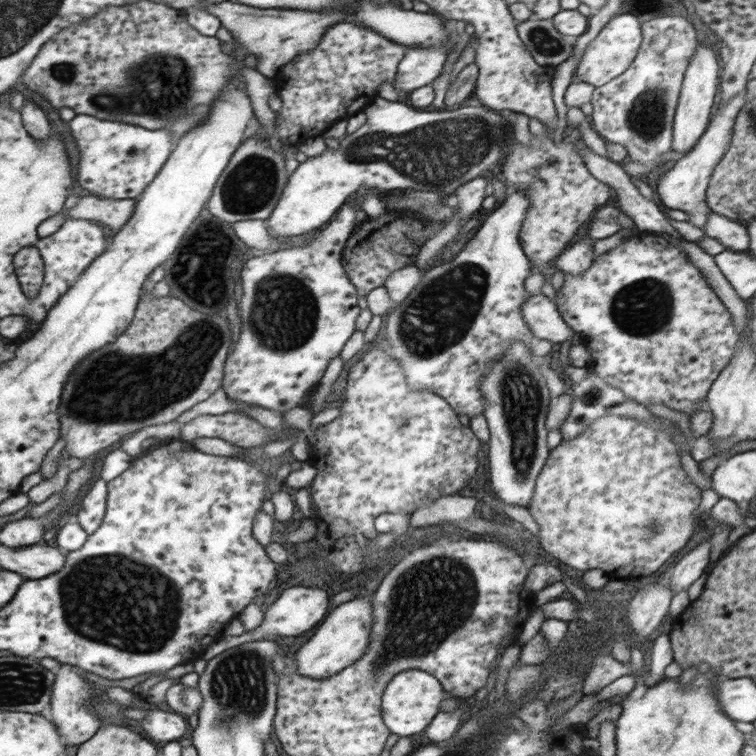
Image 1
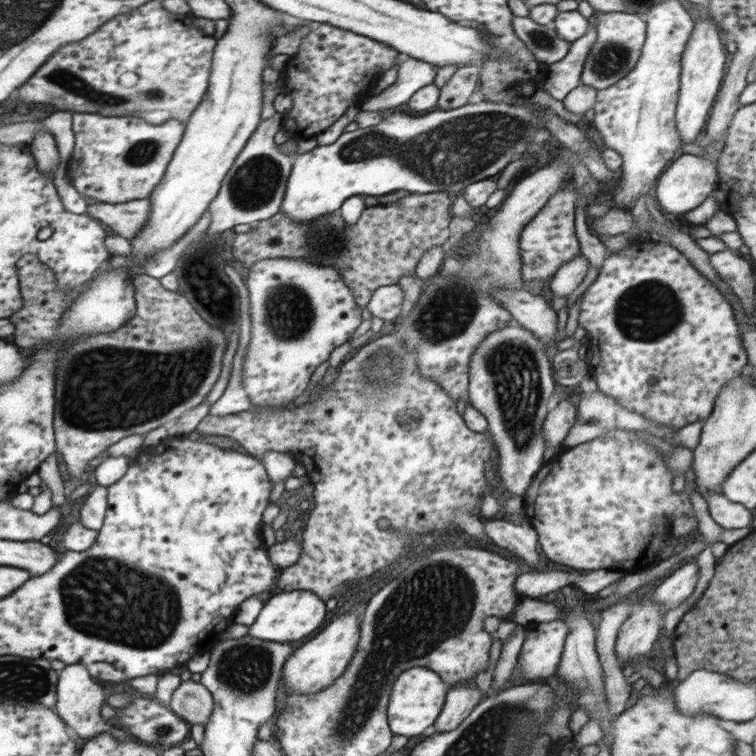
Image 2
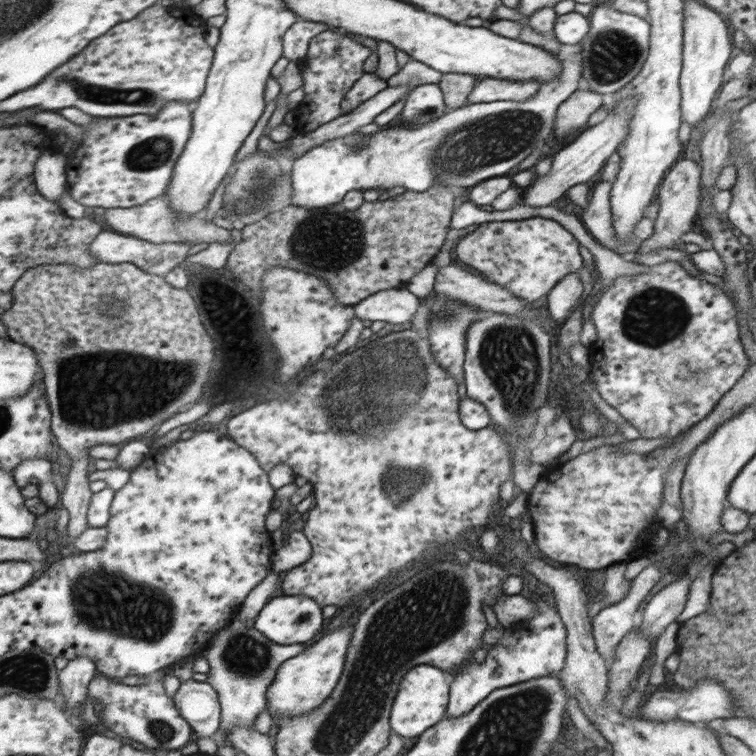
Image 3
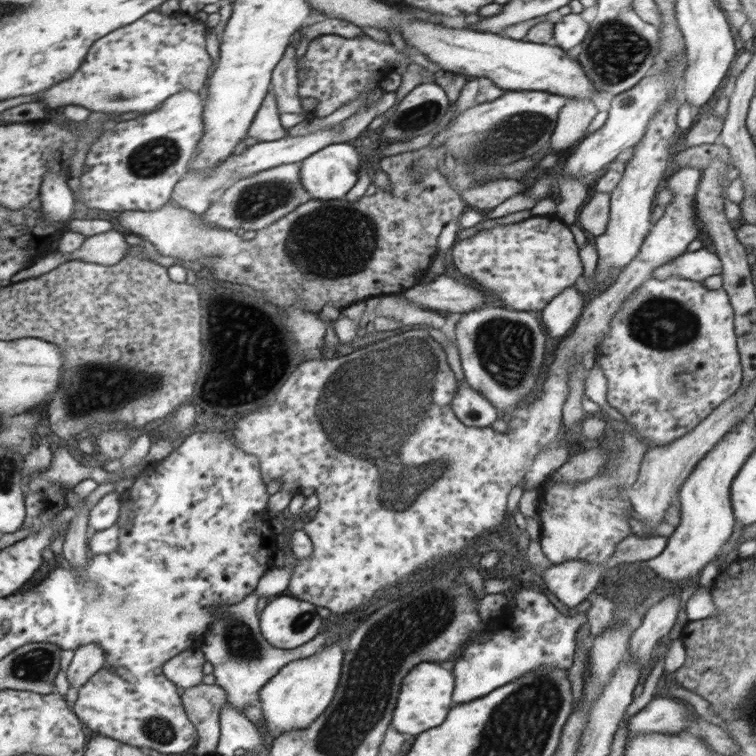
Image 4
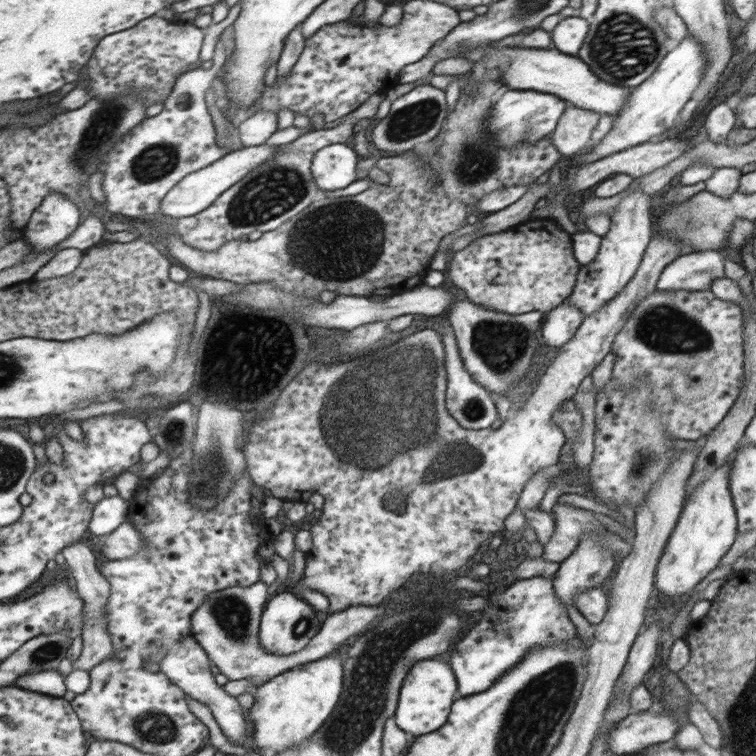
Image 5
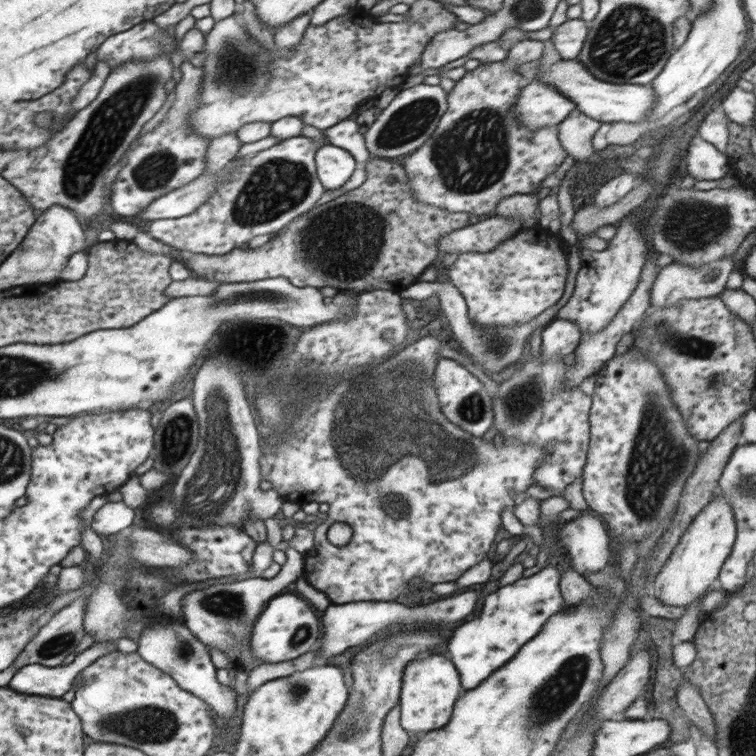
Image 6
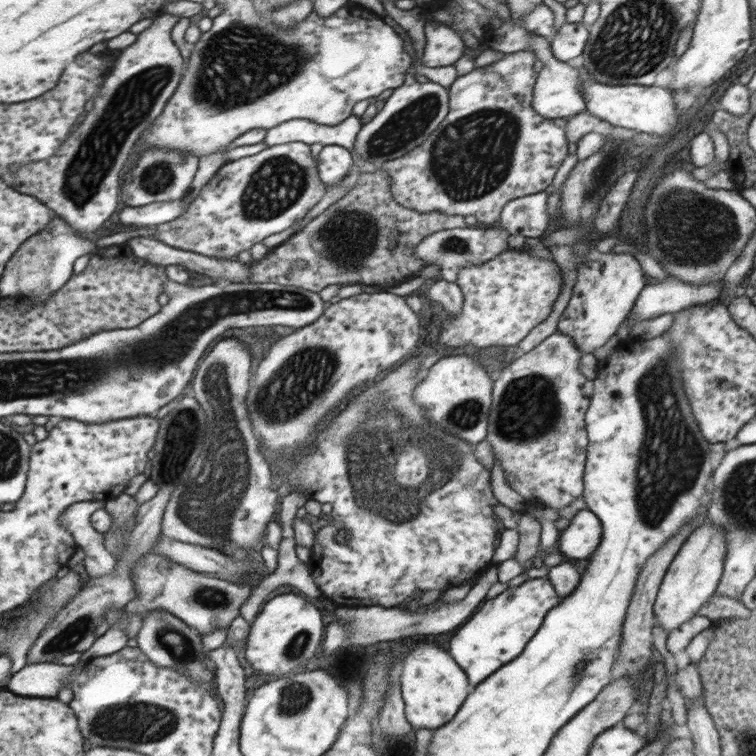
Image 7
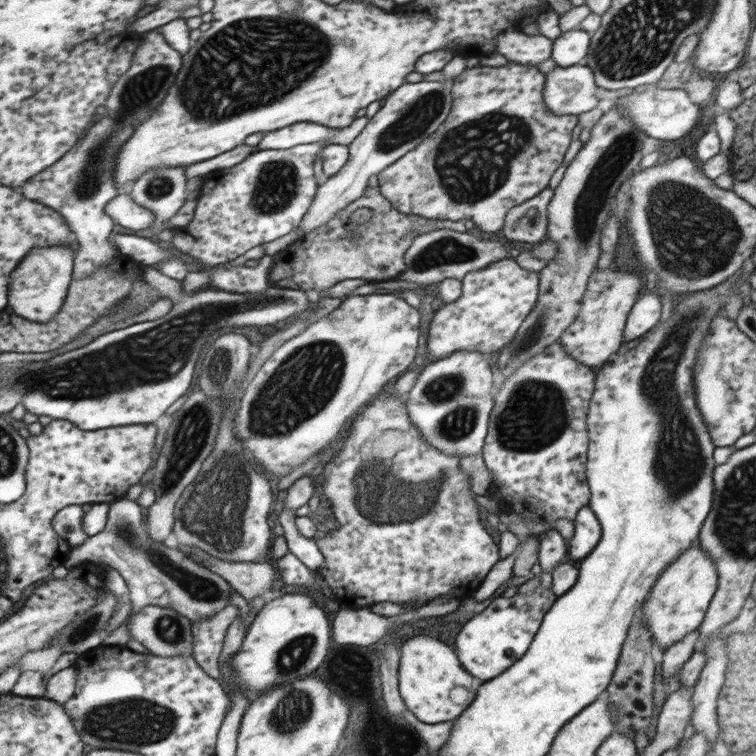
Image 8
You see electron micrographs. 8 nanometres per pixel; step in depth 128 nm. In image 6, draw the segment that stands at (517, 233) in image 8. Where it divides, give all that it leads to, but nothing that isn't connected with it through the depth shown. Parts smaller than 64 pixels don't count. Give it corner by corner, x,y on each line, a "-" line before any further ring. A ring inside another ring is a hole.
531,193
510,195
496,203
495,214
501,217
520,217
523,222
521,230
530,229
539,224
535,216
539,202
537,196
532,196

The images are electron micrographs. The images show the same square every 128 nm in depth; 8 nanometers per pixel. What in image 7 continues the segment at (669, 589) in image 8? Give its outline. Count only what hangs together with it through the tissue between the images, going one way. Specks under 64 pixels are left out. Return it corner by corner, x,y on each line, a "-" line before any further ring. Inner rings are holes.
710,520
690,534
670,563
659,586
653,606
654,623
670,634
670,631
698,614
698,609
716,592
727,549
724,527
714,525

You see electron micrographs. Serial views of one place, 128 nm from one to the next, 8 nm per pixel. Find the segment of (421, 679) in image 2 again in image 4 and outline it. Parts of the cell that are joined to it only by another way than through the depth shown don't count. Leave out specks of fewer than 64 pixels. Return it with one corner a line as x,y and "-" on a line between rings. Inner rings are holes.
422,662
414,666
402,682
400,698
397,700
391,722
393,728
402,734
417,736
425,730
440,726
446,719
450,702
452,702
452,688
455,684
452,674
453,671
450,672
434,662

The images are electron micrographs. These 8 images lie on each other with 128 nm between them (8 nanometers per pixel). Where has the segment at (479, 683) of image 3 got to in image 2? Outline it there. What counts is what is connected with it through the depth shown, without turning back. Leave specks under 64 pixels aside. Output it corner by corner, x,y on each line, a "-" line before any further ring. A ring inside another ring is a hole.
562,619
538,623
536,629
528,632
518,656
514,674
516,678
546,678
558,670
560,659
568,636
568,625
-
462,684
462,686
452,688
445,698
442,711
440,711
432,729
435,732
454,730
484,697
484,694
476,686

